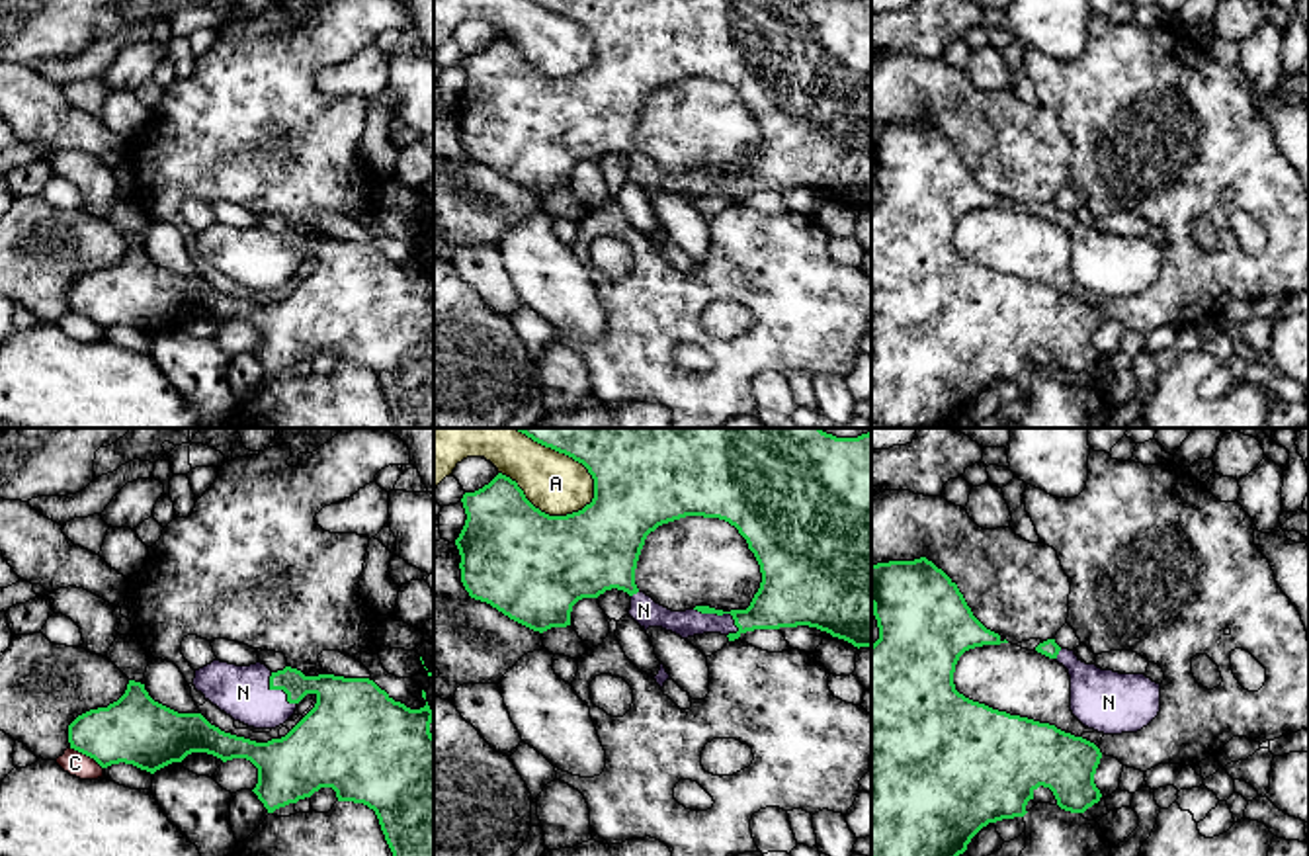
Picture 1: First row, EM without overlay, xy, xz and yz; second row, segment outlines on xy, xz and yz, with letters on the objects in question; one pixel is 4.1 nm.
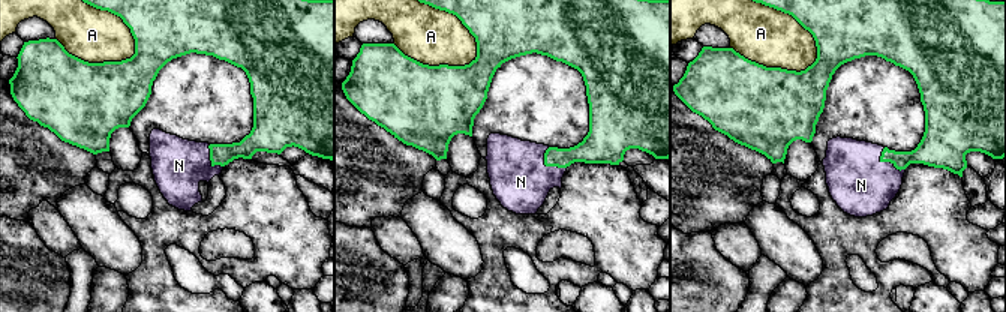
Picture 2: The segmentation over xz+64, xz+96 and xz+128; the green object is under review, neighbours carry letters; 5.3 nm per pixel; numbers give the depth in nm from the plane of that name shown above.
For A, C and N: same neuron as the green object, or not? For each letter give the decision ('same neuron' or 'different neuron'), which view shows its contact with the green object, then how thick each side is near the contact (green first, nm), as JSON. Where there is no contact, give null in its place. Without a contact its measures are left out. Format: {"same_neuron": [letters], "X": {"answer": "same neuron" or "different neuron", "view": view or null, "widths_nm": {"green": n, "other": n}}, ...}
{"same_neuron": ["N"], "A": {"answer": "different neuron", "view": "xz", "widths_nm": {"green": 460, "other": 240}}, "C": {"answer": "different neuron", "view": "xy", "widths_nm": {"green": 280, "other": 100}}, "N": {"answer": "same neuron", "view": "xz", "widths_nm": {"green": 200, "other": 110}}}

